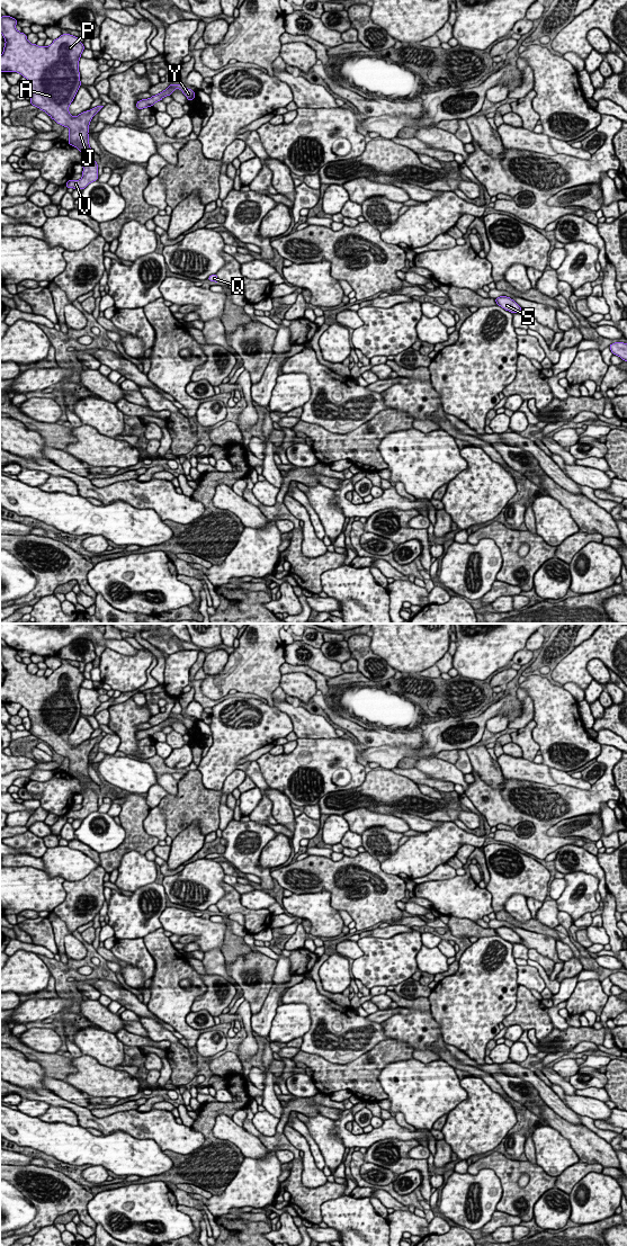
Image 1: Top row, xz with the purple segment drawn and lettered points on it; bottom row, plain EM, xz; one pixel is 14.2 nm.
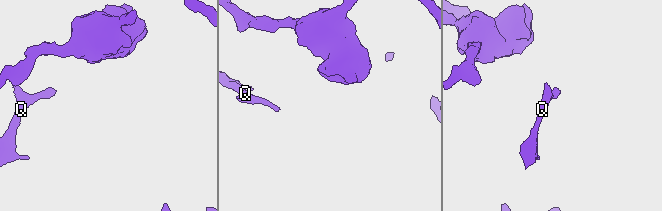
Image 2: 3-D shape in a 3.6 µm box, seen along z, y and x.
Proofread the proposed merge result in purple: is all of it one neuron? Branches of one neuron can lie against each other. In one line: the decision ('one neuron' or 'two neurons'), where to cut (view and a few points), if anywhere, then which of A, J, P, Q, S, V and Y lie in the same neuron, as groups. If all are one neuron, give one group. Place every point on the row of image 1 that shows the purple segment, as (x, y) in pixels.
two neurons | xz (169, 86), (175, 88) | A J P Q V / S Y

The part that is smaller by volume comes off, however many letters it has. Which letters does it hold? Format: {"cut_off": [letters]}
{"cut_off": ["A", "J", "P", "Q", "V"]}

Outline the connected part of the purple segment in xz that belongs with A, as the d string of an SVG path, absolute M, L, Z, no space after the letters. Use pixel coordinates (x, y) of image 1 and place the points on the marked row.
M10 16L0 17L0 32L6 41L3 53L0 56L0 71L3 73L18 72L21 77L26 78L30 89L30 104L45 111L57 124L70 129L68 143L77 147L83 154L84 159L81 162L83 167L82 178L80 180L70 179L65 187L83 190L89 183L97 181L99 178L98 163L90 158L90 153L93 151L89 145L88 132L92 117L104 107L99 105L75 117L69 113L69 106L81 86L79 60L84 51L83 43L71 34L62 34L50 46L37 46L29 43L27 35L18 32L16 25L17 19Z

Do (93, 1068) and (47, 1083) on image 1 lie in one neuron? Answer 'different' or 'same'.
same

